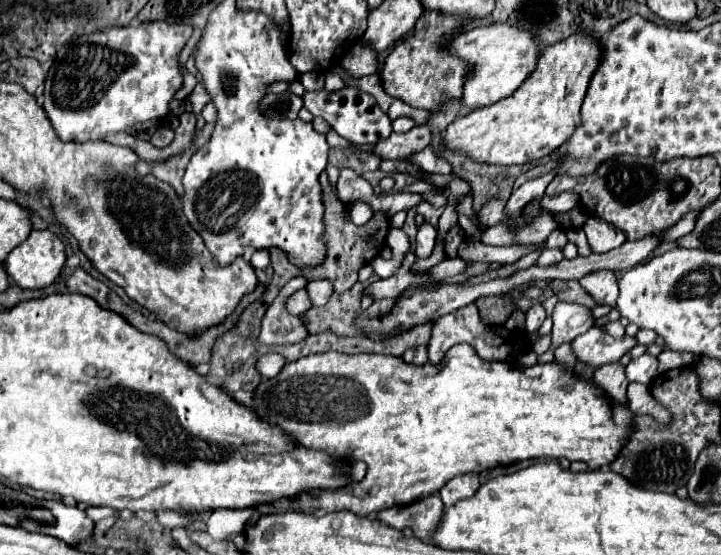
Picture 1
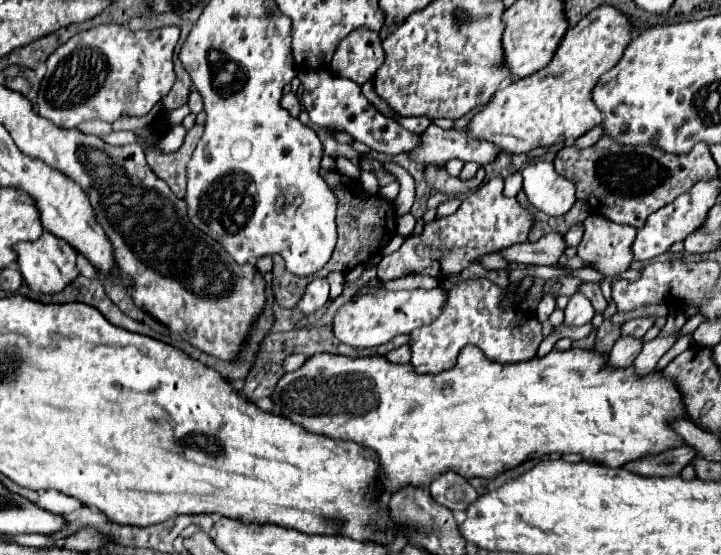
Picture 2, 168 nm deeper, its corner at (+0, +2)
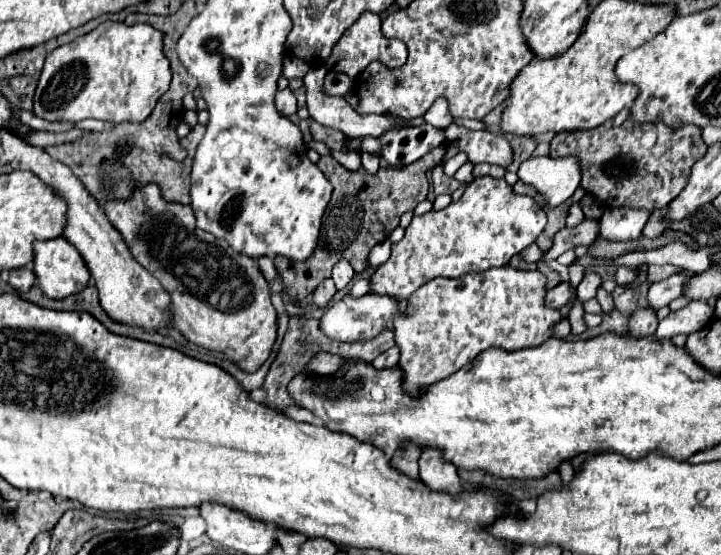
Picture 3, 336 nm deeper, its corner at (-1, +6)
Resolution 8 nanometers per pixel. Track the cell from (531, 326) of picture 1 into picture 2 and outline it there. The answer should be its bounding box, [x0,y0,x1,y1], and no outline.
[536,293,556,321]

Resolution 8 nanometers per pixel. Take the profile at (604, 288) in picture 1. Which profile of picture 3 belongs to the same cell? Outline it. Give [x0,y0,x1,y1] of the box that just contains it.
[599,209,649,241]

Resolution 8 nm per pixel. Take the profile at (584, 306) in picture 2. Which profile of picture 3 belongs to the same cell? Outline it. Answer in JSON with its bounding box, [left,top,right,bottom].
[577,271,601,303]

